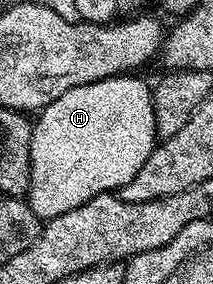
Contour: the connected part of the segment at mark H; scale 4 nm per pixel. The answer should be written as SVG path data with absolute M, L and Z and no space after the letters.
M132 73L111 75L109 79L72 87L39 112L30 137L30 187L26 201L41 221L70 213L70 209L78 209L78 205L99 195L119 192L146 165L150 153L158 146L154 101L152 87L136 77Z

